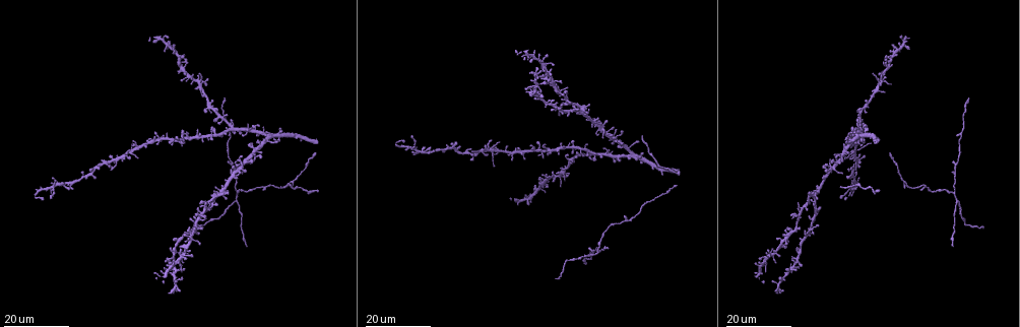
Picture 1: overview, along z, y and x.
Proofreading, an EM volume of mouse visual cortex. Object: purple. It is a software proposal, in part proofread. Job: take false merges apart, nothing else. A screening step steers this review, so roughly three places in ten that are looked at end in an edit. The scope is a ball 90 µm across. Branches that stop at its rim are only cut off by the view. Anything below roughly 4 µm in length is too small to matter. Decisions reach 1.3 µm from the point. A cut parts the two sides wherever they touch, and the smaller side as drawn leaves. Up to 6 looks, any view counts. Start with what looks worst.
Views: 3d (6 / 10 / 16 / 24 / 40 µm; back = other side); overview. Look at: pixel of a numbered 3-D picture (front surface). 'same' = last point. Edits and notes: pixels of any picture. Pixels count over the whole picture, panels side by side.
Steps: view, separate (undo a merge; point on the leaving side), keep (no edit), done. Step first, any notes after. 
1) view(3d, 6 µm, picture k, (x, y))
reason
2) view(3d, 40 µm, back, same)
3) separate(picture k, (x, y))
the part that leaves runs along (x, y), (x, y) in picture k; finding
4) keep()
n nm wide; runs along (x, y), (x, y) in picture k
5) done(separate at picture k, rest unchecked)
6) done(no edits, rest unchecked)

view(3d, 24 µm, picture 1, (544, 147))
abrupt turn

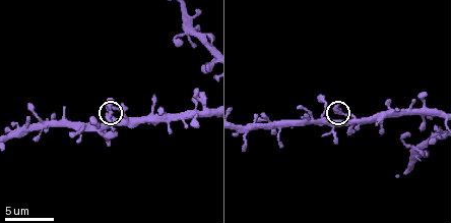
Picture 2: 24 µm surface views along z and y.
view(3d, 10 µm, picture 2, (114, 106))
zoom in

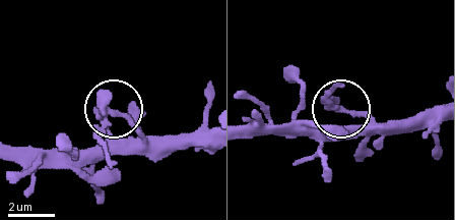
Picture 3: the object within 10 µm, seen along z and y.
view(3d, 6 µm, picture 3, (342, 109))

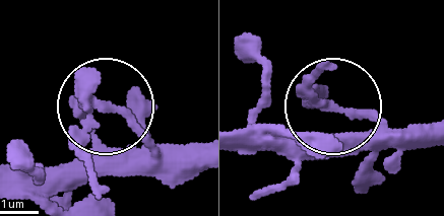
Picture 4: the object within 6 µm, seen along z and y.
keep()
runs along (194, 147), (155, 144), (107, 112), (87, 147), (87, 183) in picture 4; continuous, no second neuron

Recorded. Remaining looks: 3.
view(3d, 16 µm, picture 1, (952, 193))

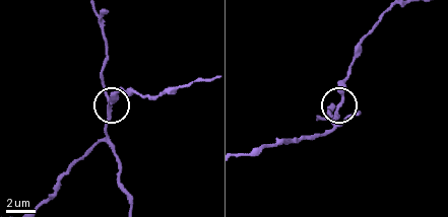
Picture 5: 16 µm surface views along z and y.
view(3d, 6 µm, picture 5, (337, 114))

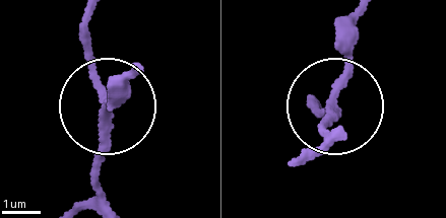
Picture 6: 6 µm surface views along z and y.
keep()
one neuron here

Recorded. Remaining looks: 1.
done(no edits, rest unchecked)

